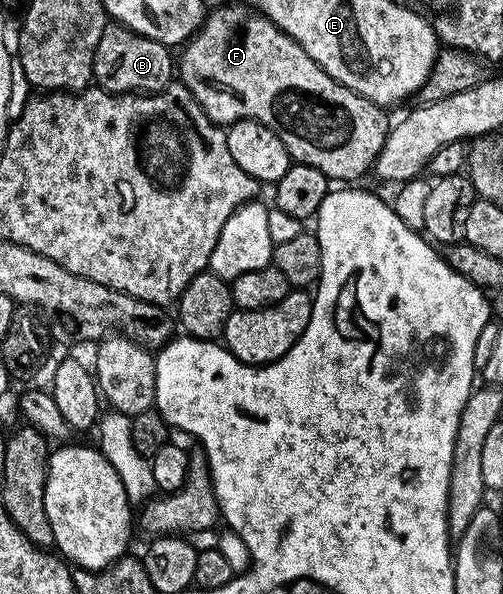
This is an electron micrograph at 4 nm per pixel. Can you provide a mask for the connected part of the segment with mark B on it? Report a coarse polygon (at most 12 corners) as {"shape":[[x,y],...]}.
{"shape":[[119,24],[96,44],[93,81],[109,94],[171,85],[171,47]]}

